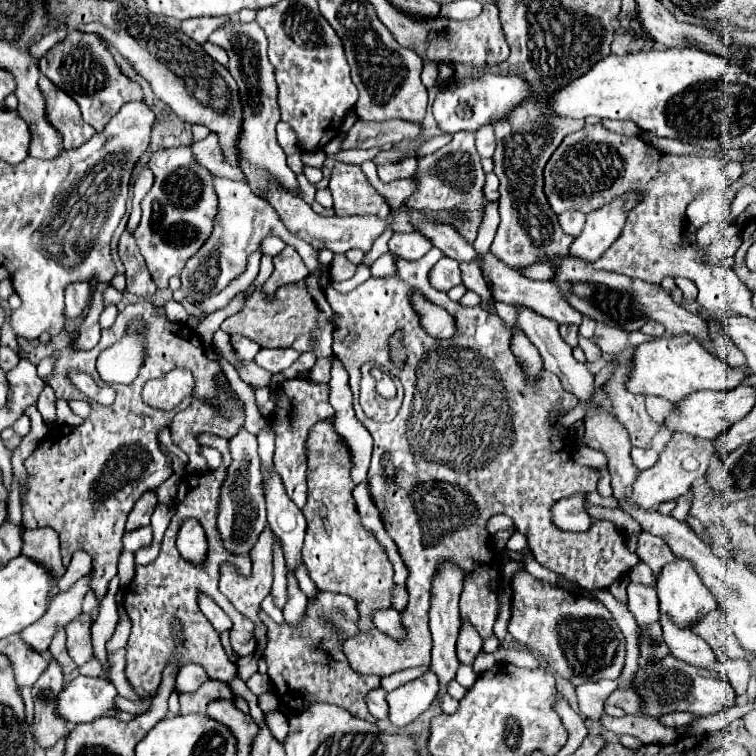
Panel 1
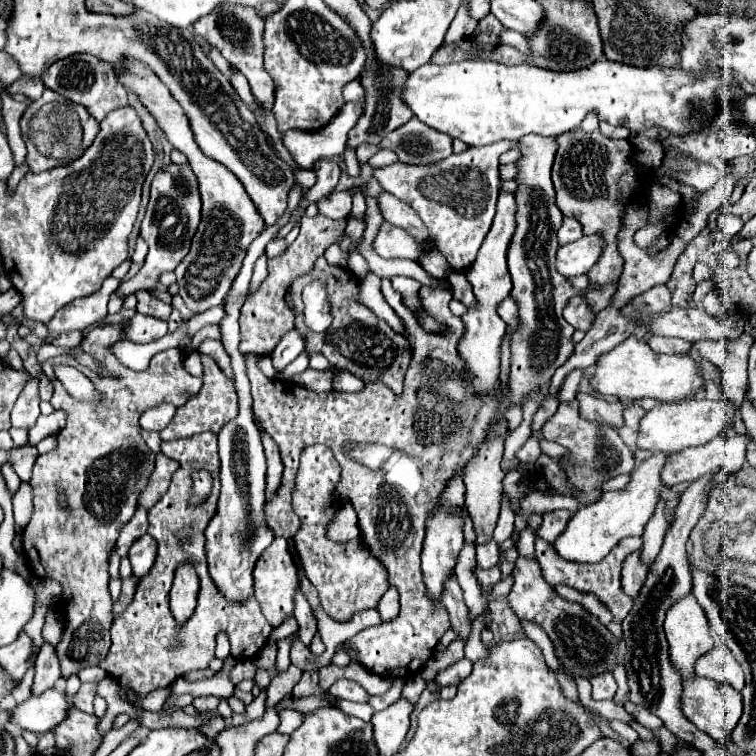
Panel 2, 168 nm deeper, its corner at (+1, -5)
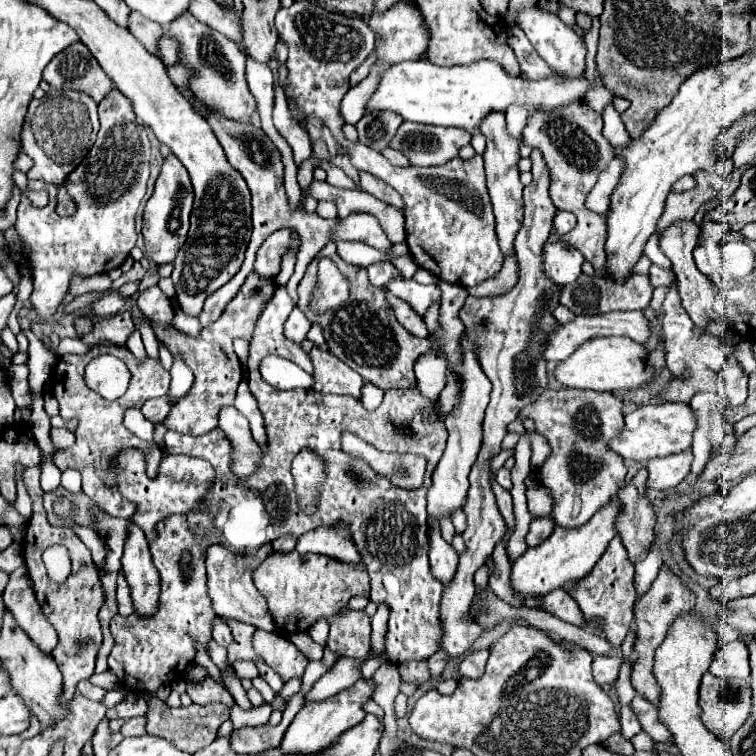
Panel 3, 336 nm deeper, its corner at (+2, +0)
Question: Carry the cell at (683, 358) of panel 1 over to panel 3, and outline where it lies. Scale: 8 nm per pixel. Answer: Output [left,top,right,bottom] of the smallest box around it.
[553,338,655,390]

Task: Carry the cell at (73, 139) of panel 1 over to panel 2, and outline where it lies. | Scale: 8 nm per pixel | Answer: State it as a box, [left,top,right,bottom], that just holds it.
[20,89,100,173]

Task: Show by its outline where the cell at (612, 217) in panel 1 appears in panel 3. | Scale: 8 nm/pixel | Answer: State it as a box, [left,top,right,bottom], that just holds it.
[543,242,585,286]

